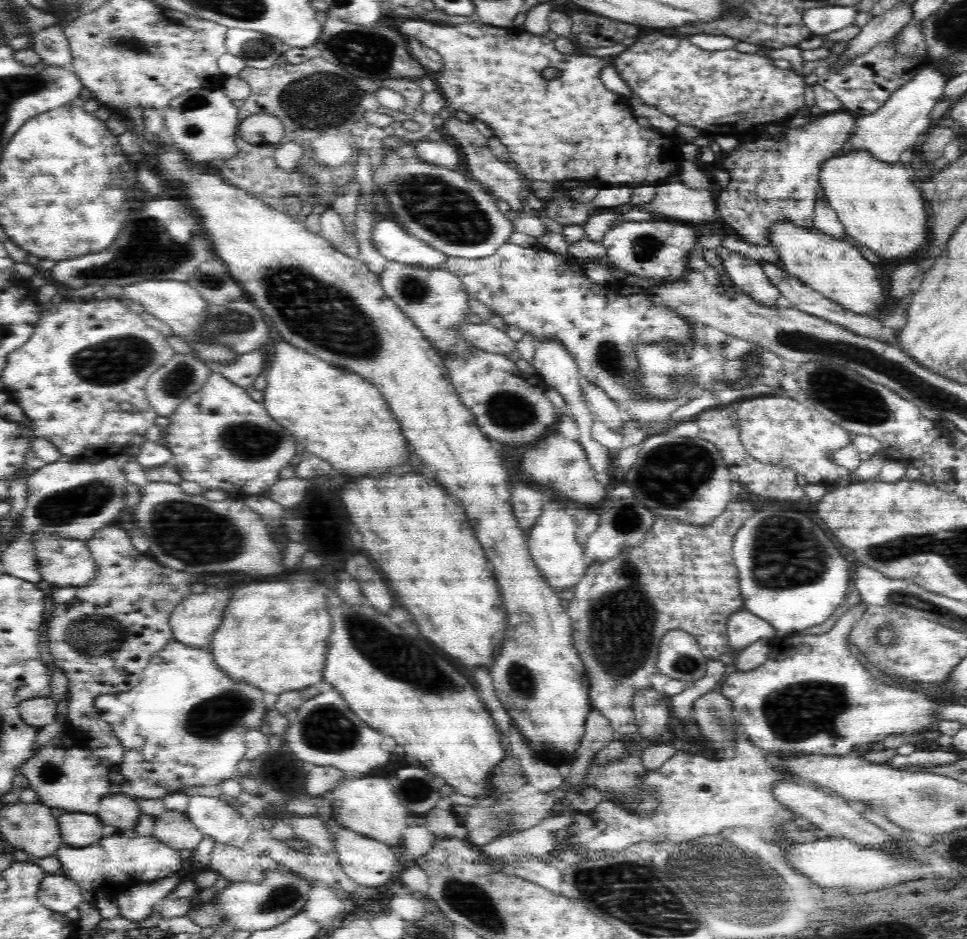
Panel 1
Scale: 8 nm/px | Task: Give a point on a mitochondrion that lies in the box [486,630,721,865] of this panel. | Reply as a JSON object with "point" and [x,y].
{"point":[520,680]}

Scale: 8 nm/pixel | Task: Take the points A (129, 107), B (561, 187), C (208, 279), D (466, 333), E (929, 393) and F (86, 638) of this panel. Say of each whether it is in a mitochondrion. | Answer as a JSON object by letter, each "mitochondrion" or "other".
{"A":"other","B":"other","C":"mitochondrion","D":"other","E":"mitochondrion","F":"mitochondrion"}

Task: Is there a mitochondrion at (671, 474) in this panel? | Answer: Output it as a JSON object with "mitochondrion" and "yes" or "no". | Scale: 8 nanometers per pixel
{"mitochondrion":"yes"}

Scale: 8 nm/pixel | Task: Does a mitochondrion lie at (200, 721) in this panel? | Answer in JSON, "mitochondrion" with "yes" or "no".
{"mitochondrion":"yes"}

